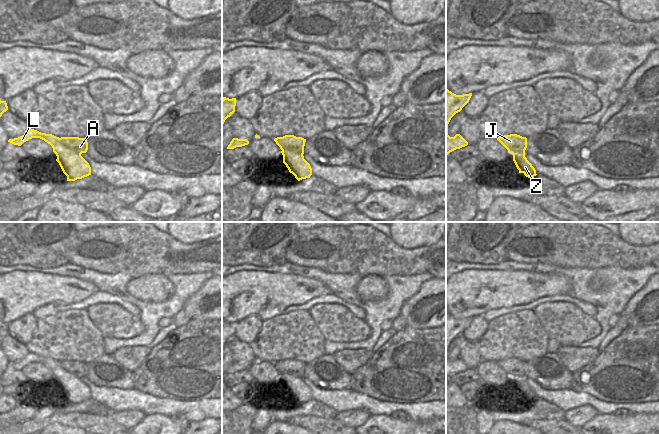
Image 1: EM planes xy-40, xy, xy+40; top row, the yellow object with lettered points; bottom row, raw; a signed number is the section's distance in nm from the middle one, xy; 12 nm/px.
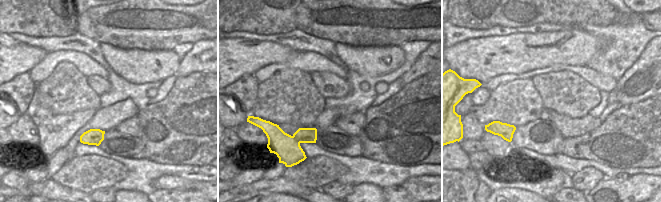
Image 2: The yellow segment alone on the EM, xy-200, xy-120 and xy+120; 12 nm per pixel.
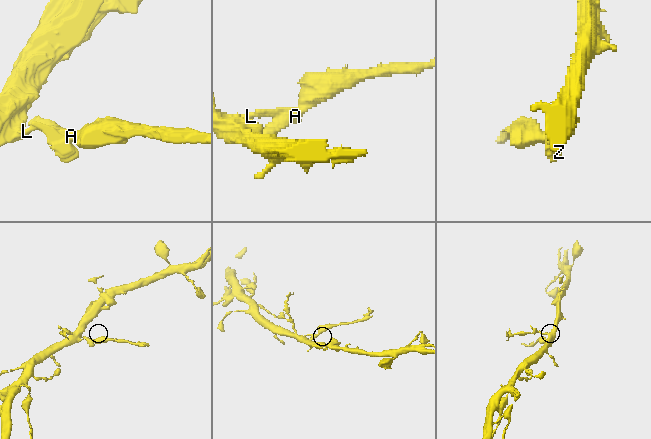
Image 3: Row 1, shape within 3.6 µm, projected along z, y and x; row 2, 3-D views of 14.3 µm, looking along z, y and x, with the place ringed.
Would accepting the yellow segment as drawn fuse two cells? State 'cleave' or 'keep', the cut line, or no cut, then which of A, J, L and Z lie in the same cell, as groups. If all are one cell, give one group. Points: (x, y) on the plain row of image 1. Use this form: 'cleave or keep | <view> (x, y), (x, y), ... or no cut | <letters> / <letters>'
cleave | xy-40 (59, 362), (64, 369), (80, 378) | A J / L Z

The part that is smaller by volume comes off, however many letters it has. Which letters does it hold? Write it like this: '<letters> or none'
A, J

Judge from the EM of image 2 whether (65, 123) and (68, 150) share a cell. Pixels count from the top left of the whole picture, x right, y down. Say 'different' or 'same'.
different

